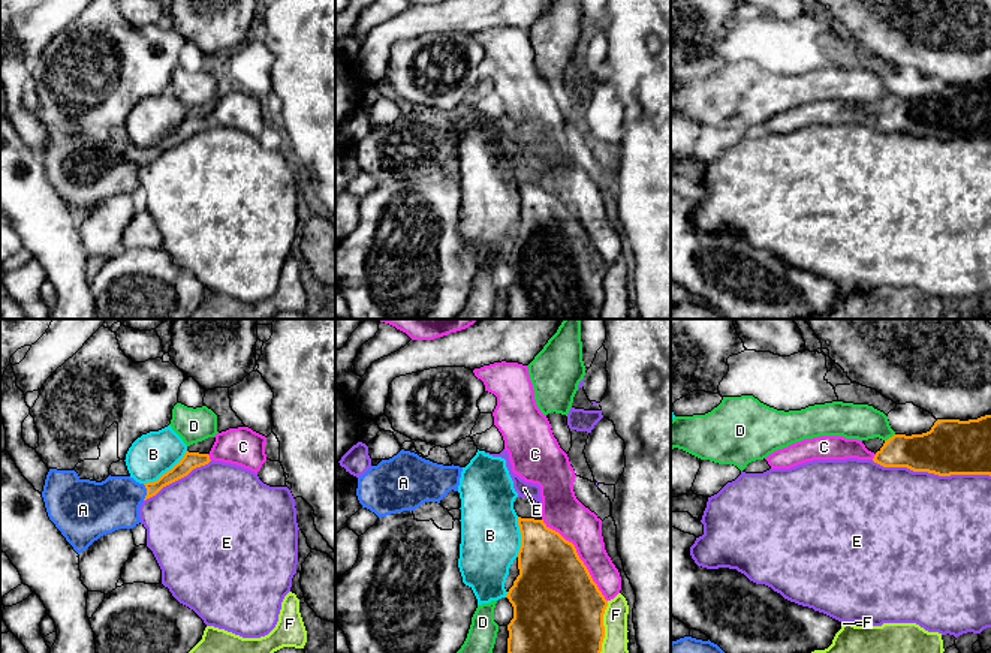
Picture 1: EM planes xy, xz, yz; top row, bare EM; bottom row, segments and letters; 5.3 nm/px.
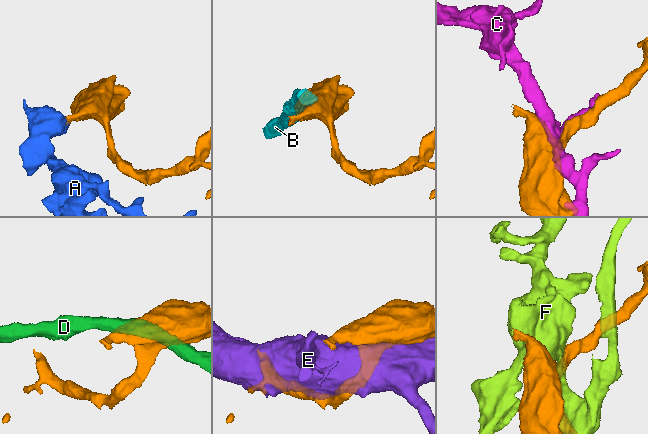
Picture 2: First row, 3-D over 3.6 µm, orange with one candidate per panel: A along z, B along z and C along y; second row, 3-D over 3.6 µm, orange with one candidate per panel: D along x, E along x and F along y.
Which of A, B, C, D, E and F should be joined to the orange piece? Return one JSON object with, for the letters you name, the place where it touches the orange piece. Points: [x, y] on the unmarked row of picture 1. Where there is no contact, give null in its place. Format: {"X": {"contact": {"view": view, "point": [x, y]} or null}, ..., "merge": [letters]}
{"A": {"contact": {"view": "xy", "point": [147, 156]}}, "merge": ["A"]}

